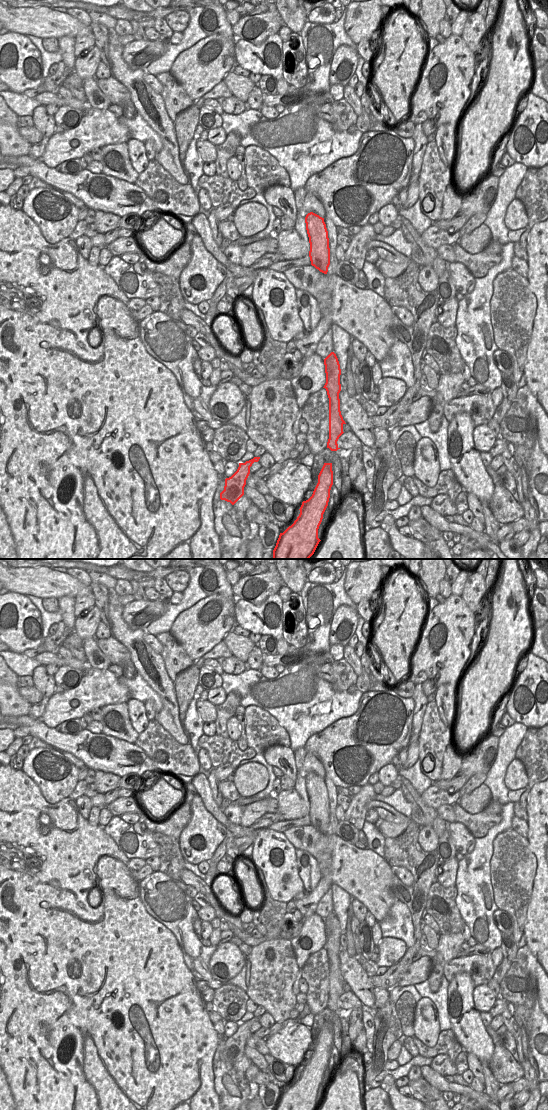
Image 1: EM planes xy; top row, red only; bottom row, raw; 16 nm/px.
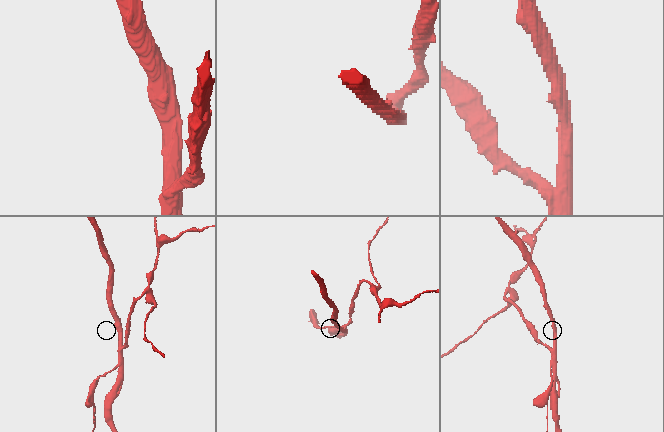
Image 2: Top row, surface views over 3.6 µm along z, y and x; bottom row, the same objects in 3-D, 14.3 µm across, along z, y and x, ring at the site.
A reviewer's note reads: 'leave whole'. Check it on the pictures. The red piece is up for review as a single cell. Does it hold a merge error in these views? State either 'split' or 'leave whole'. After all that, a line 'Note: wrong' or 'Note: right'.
split
Note: wrong

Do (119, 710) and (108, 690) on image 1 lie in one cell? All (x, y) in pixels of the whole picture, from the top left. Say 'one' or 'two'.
two

